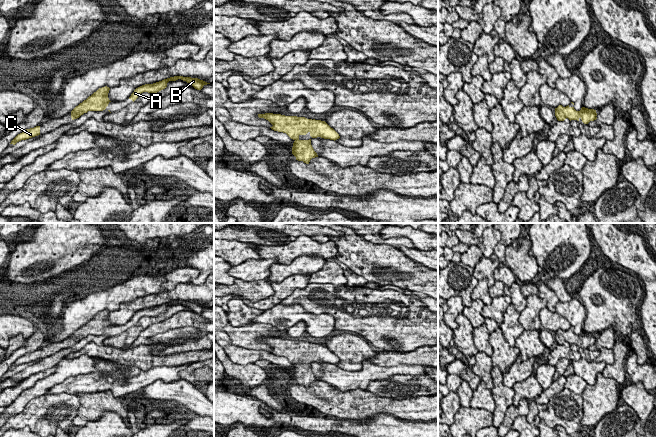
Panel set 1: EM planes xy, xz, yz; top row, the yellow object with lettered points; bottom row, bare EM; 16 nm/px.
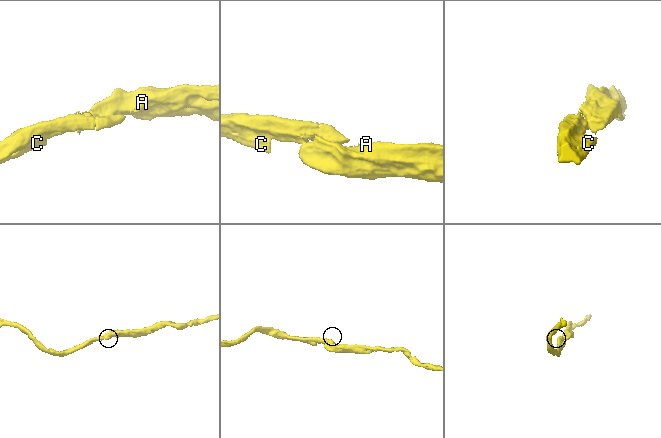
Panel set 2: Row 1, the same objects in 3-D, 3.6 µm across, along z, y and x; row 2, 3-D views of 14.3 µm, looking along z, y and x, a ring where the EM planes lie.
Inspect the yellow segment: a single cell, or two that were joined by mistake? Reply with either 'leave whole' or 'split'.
leave whole

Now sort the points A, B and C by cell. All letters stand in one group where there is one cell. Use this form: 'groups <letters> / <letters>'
groups A B C

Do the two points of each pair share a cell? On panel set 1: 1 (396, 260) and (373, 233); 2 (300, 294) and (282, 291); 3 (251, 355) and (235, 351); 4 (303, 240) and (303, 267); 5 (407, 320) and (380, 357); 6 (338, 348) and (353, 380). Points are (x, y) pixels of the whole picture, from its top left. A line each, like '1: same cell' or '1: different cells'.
1: different cells
2: different cells
3: same cell
4: different cells
5: different cells
6: different cells

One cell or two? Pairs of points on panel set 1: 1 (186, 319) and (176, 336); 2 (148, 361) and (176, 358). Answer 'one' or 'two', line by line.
1: two
2: one

